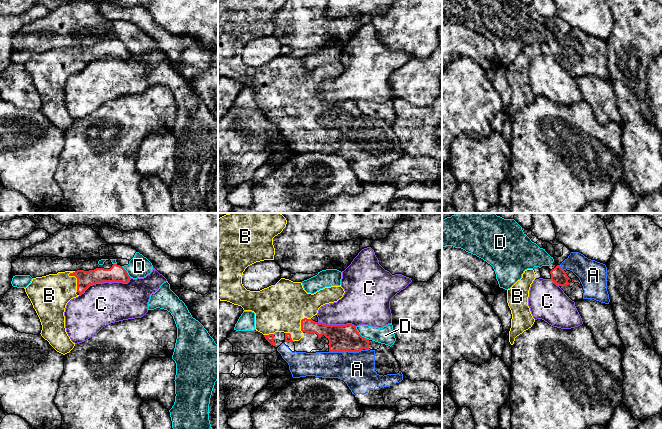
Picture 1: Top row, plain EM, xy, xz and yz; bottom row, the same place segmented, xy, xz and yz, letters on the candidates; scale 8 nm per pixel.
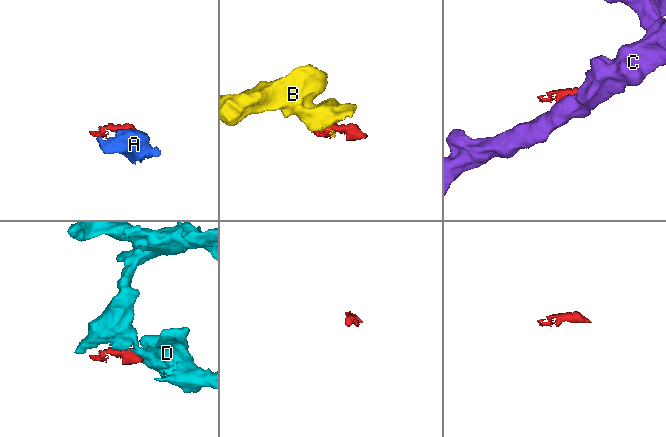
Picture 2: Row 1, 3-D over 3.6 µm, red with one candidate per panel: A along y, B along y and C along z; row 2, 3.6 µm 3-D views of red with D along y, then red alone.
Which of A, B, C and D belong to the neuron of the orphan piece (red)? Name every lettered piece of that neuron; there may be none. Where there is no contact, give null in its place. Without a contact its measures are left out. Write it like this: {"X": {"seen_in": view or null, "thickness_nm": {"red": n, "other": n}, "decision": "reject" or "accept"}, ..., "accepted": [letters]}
{"A": {"seen_in": "xz", "thickness_nm": {"red": 220, "other": 280}, "decision": "accept"}, "B": {"seen_in": "xy", "thickness_nm": {"red": 130, "other": 300}, "decision": "accept"}, "C": {"seen_in": "xy", "thickness_nm": {"red": 140, "other": 340}, "decision": "reject"}, "D": {"seen_in": "xz", "thickness_nm": {"red": 220, "other": 140}, "decision": "reject"}, "accepted": ["A", "B"]}

